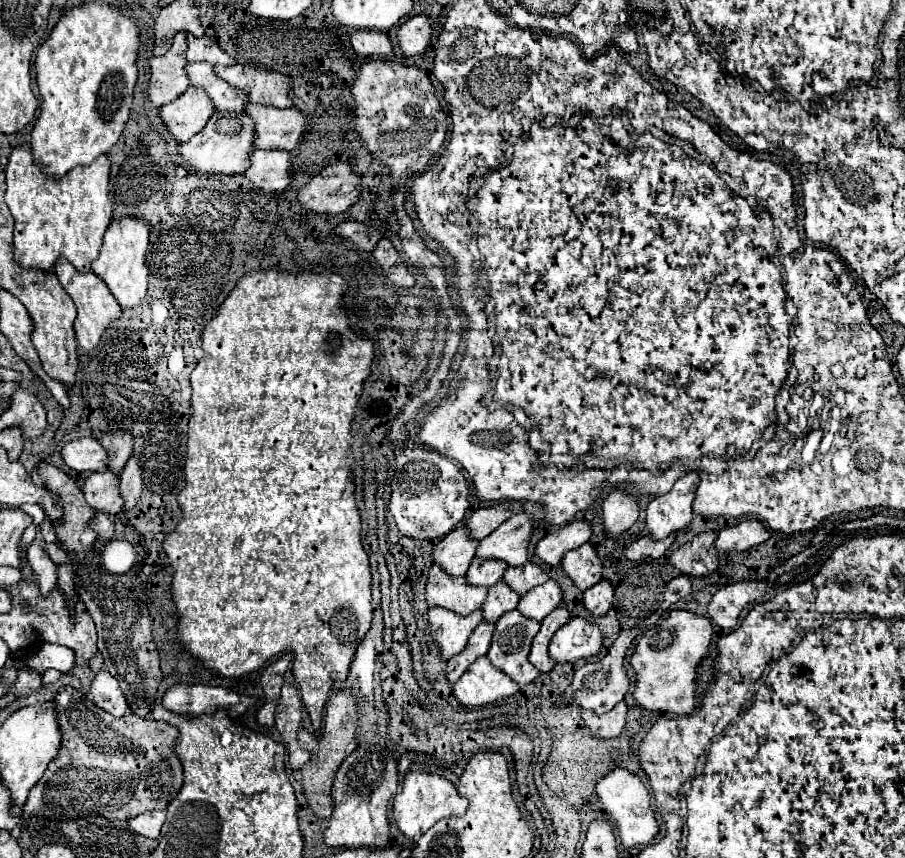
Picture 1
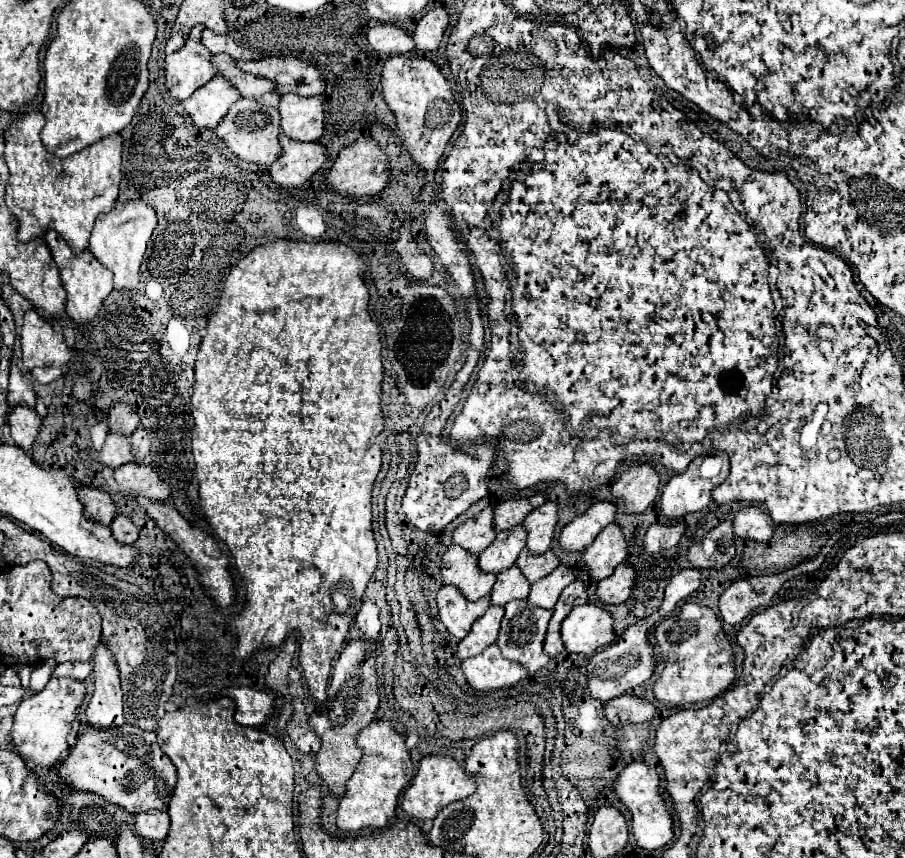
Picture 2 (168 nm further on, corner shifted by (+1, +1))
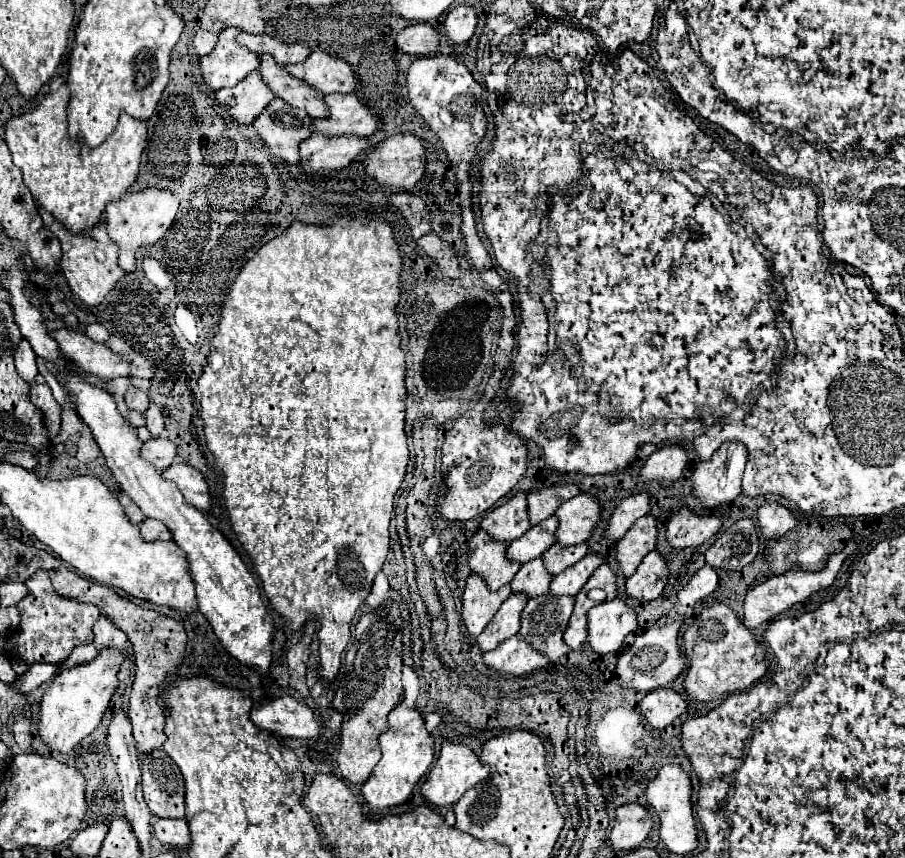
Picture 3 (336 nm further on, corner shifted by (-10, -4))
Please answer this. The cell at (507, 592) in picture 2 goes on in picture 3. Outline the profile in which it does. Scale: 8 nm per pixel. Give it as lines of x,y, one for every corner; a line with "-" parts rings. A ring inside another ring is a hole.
533,559
517,571
515,579
511,581
511,591
521,593
527,599
533,599
533,597
539,597
539,595
547,595
549,583
551,583
551,575
547,573
543,561

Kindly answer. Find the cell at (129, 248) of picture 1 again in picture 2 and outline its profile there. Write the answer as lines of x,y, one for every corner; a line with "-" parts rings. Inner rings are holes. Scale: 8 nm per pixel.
130,200
124,202
118,208
112,208
108,214
98,216
92,236
90,236
90,248
94,256
114,274
114,288
136,288
138,284
138,270
142,256
146,252
146,244
156,228
156,210
144,204
142,200

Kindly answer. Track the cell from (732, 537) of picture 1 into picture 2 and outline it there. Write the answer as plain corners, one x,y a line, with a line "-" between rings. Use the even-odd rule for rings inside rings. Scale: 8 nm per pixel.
746,506
734,518
734,534
740,538
752,538
768,542
772,538
772,520
760,506

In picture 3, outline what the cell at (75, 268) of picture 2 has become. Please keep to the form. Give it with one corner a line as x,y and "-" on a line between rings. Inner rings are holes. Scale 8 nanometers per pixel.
39,209
43,223
49,231
55,233
55,237
61,241
61,249
63,249
63,257
61,257
61,271
67,277
67,283
71,287
71,291
89,307
97,307
101,305
107,295
115,289
115,285
121,281
123,271
117,265
117,249
115,243
107,237
105,231
105,223
99,223
95,227
95,231
87,233
87,235
73,235
69,233
61,223
57,223
47,211

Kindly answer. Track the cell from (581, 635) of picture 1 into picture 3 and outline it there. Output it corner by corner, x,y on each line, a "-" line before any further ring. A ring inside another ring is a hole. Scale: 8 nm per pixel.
623,599
599,603
587,611
587,643
599,655
619,651
623,639
635,631
635,609

